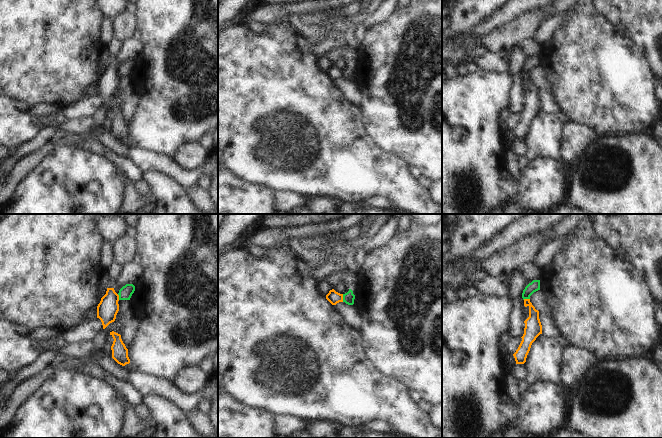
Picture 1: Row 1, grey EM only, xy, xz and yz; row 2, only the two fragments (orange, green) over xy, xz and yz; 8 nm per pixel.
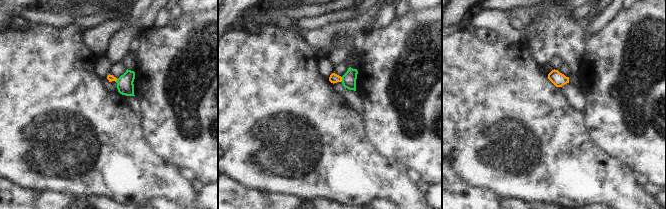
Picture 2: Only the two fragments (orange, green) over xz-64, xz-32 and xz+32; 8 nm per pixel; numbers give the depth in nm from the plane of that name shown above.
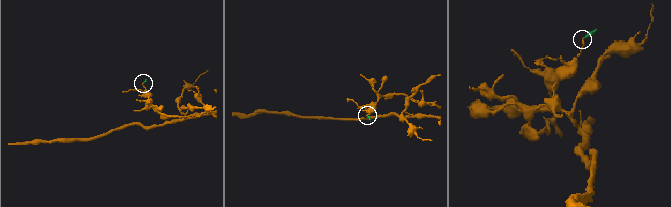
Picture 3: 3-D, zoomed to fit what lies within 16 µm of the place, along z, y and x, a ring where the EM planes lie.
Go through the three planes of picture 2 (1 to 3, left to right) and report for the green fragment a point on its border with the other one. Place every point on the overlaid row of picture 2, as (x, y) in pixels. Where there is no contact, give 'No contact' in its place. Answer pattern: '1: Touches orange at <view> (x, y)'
1: Touches orange at xz-64 (116, 80)
2: Touches orange at xz-32 (341, 79)
3: No contact

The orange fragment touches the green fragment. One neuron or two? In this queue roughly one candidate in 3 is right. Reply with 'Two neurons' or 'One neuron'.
Two neurons

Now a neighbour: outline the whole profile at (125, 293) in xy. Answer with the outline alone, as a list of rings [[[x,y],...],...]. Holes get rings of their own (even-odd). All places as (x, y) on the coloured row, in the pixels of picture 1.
[[[126,284],[119,290],[119,300],[130,300],[134,291],[135,286],[133,284]]]

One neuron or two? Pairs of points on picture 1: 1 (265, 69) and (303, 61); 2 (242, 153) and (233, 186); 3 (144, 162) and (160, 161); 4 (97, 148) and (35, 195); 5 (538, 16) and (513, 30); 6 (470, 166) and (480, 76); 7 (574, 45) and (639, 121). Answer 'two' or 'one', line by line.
1: one
2: two
3: one
4: two
5: one
6: one
7: one

